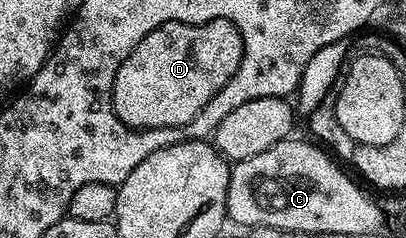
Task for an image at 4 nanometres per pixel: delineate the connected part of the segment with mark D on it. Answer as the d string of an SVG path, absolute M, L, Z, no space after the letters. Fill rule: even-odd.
M224 18L203 23L171 21L159 25L131 50L117 70L111 93L114 112L132 130L177 128L189 124L189 120L193 120L193 116L232 78L243 56L244 42L240 30Z

